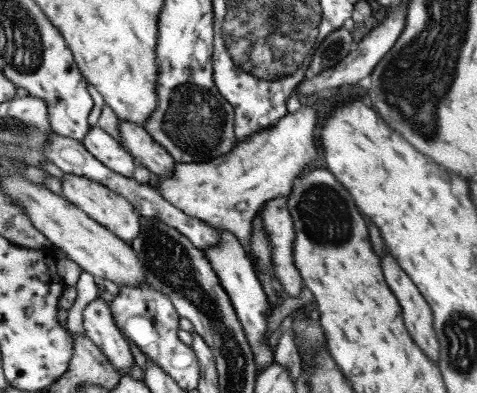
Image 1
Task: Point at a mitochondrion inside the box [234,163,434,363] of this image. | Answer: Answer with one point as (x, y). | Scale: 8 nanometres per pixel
(327, 219)

